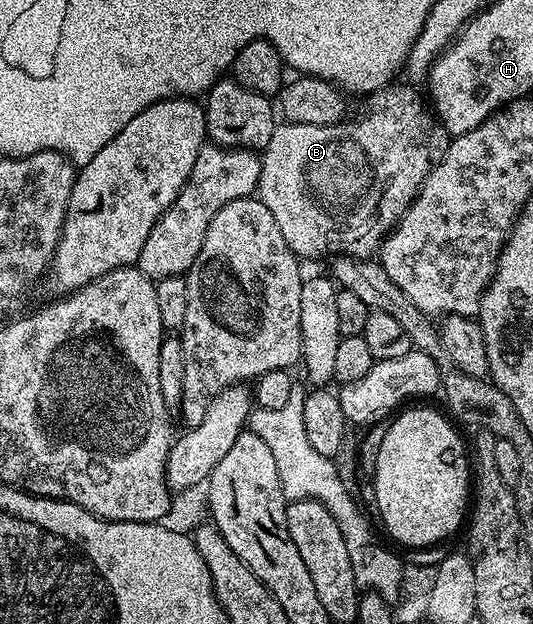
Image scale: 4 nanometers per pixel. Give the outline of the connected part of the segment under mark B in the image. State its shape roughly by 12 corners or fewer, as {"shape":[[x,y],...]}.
{"shape":[[416,88],[280,122],[257,197],[300,260],[371,257],[452,136]]}

